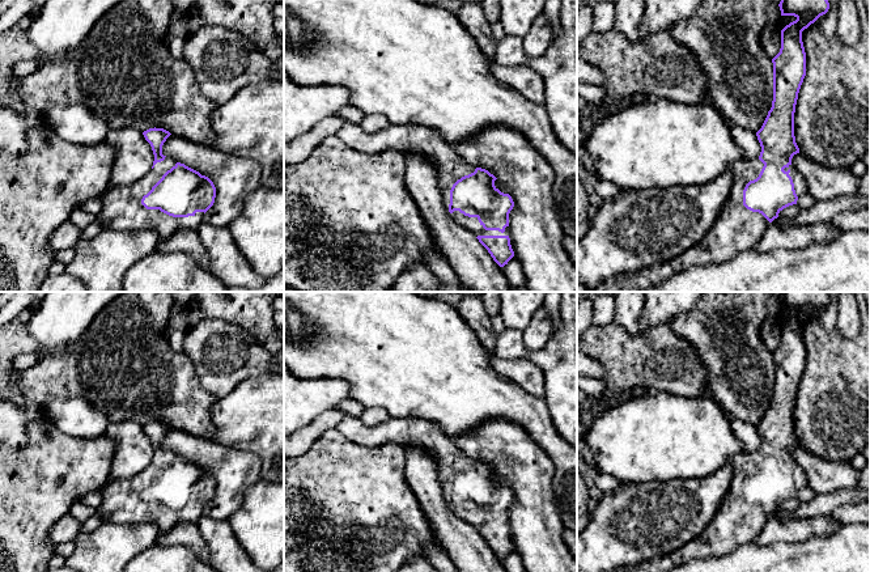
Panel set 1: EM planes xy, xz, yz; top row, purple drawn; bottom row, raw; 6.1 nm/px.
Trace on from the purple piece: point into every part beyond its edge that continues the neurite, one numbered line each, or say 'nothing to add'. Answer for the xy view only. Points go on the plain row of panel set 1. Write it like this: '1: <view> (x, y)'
1: xy (122, 503)

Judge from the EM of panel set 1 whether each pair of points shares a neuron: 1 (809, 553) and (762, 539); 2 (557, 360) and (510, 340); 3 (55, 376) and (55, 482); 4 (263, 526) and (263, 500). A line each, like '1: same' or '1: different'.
1: different
2: same
3: different
4: same

